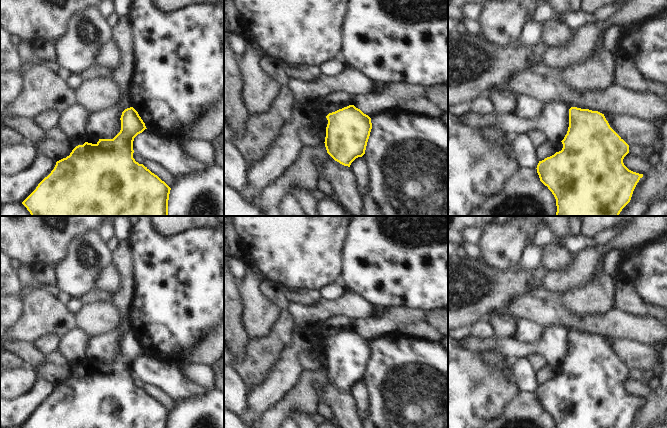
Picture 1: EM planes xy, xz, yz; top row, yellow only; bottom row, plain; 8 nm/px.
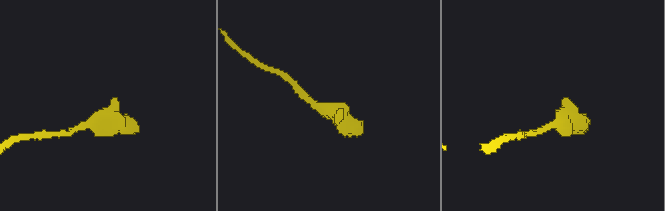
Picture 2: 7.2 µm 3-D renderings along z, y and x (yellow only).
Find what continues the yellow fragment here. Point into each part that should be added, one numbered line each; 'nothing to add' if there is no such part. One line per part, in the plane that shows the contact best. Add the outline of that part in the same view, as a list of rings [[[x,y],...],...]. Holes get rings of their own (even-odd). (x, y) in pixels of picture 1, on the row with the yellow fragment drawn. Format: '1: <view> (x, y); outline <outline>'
nothing to add

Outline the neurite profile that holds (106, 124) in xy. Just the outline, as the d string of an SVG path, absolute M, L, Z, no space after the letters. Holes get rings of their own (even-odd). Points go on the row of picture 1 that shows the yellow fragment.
M129 95L123 96L116 107L93 113L87 126L87 133L99 139L113 139L121 130L122 112L130 107L133 107L133 102Z

